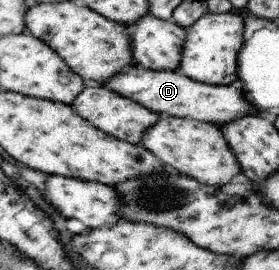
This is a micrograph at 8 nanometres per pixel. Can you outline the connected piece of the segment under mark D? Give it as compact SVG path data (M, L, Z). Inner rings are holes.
M134 64L126 67L120 74L106 80L104 85L110 92L136 100L144 108L158 113L160 116L173 116L194 119L208 124L223 127L236 118L244 118L252 113L251 102L245 98L238 84L211 85L196 80L190 80L179 71L153 71L142 65Z

